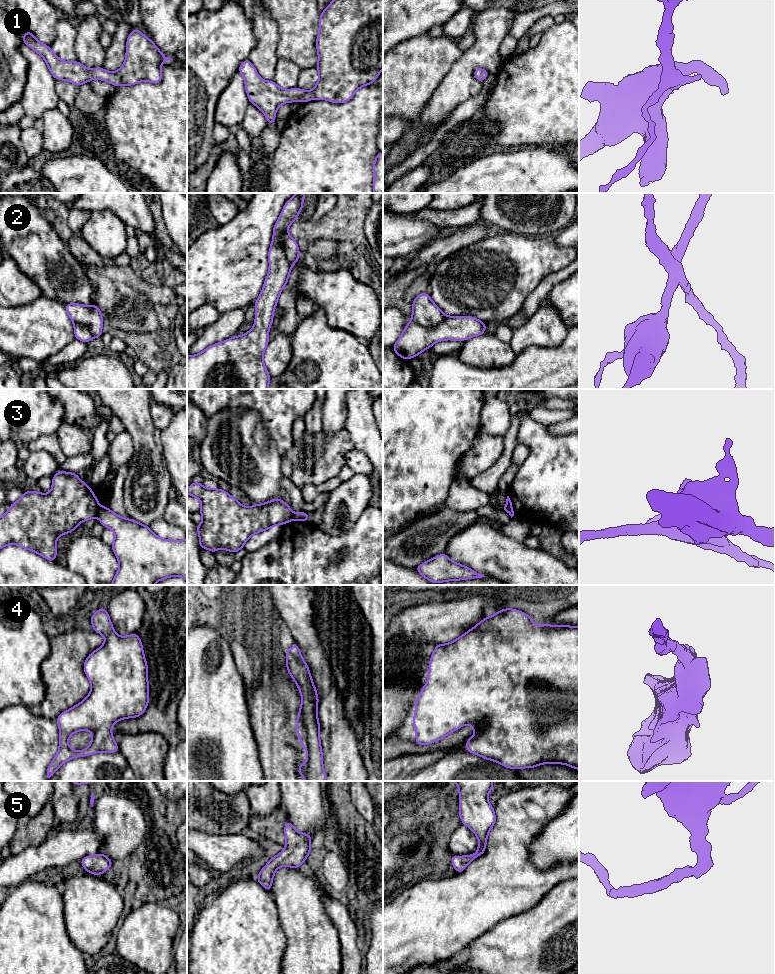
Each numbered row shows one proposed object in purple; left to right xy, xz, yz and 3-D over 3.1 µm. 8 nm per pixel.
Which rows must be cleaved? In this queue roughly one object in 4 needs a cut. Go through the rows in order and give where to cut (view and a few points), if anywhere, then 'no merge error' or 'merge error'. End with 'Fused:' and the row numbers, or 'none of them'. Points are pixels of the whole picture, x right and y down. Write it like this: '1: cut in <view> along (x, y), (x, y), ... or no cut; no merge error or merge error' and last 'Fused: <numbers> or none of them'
1: no cut; no merge error
2: cut in yz along (446, 317), (431, 326), (421, 326), (411, 318); merge error
3: cut in xy along (99, 506), (96, 514); merge error
4: no cut; no merge error
5: no cut; no merge error
Fused: 2, 3

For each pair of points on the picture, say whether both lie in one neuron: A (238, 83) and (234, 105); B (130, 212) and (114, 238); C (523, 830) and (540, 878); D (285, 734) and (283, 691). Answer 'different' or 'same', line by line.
A: same
B: different
C: same
D: same

